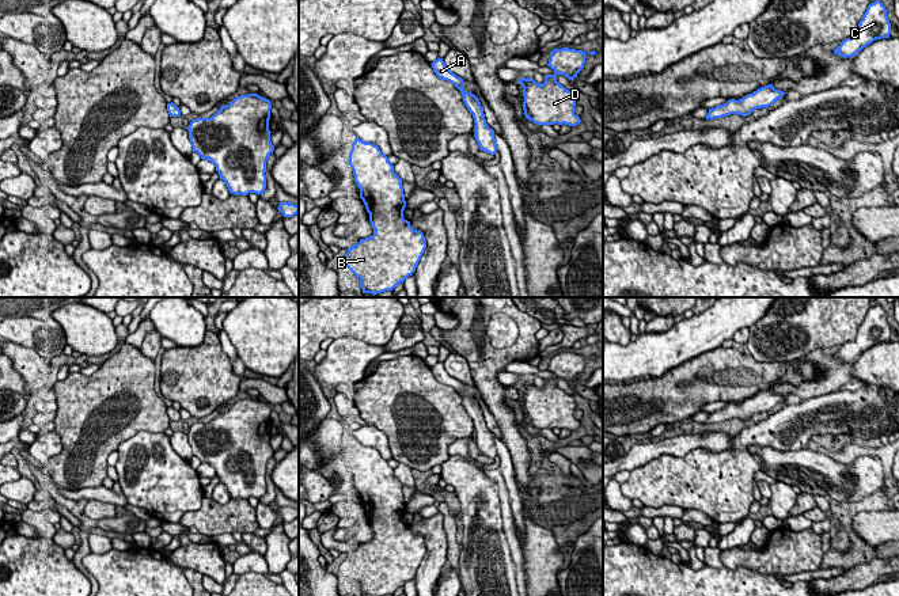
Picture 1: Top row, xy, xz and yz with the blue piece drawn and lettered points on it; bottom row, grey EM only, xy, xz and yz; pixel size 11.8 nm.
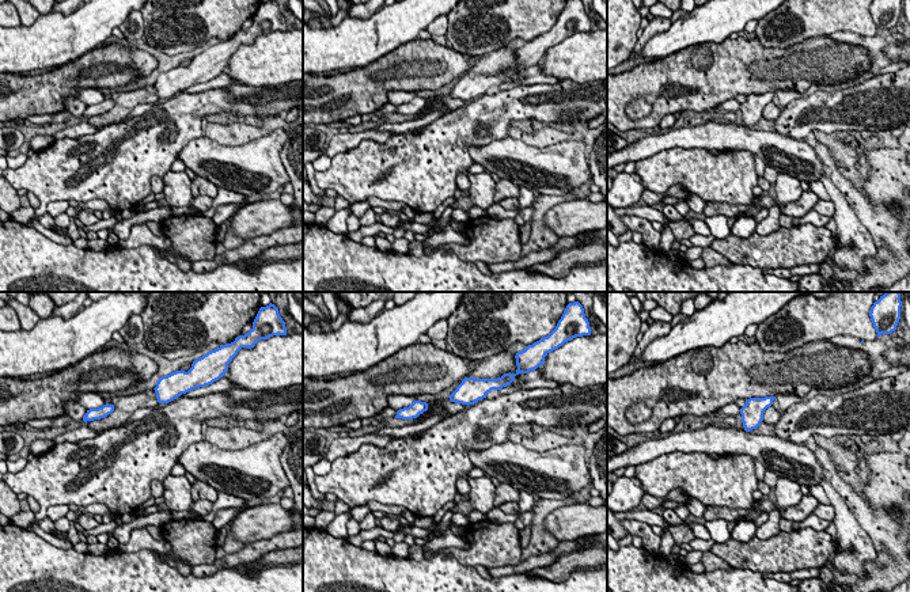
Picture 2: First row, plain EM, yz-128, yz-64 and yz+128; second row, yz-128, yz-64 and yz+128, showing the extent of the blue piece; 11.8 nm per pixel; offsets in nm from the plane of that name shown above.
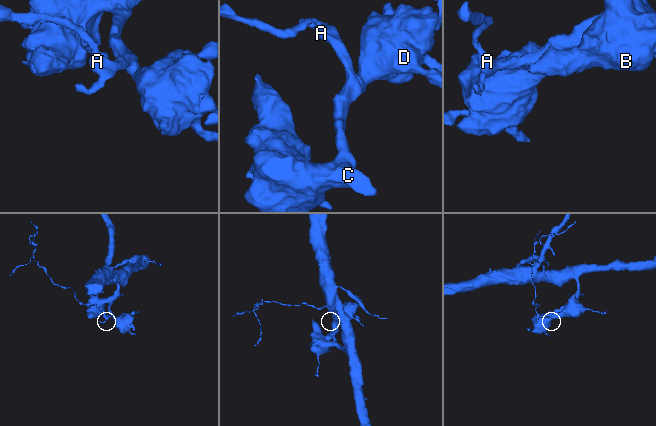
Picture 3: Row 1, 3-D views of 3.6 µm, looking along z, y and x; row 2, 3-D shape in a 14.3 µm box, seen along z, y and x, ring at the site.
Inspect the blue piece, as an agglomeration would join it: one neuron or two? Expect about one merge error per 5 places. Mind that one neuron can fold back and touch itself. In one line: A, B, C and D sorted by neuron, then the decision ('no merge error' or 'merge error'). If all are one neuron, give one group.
A B C D | no merge error

